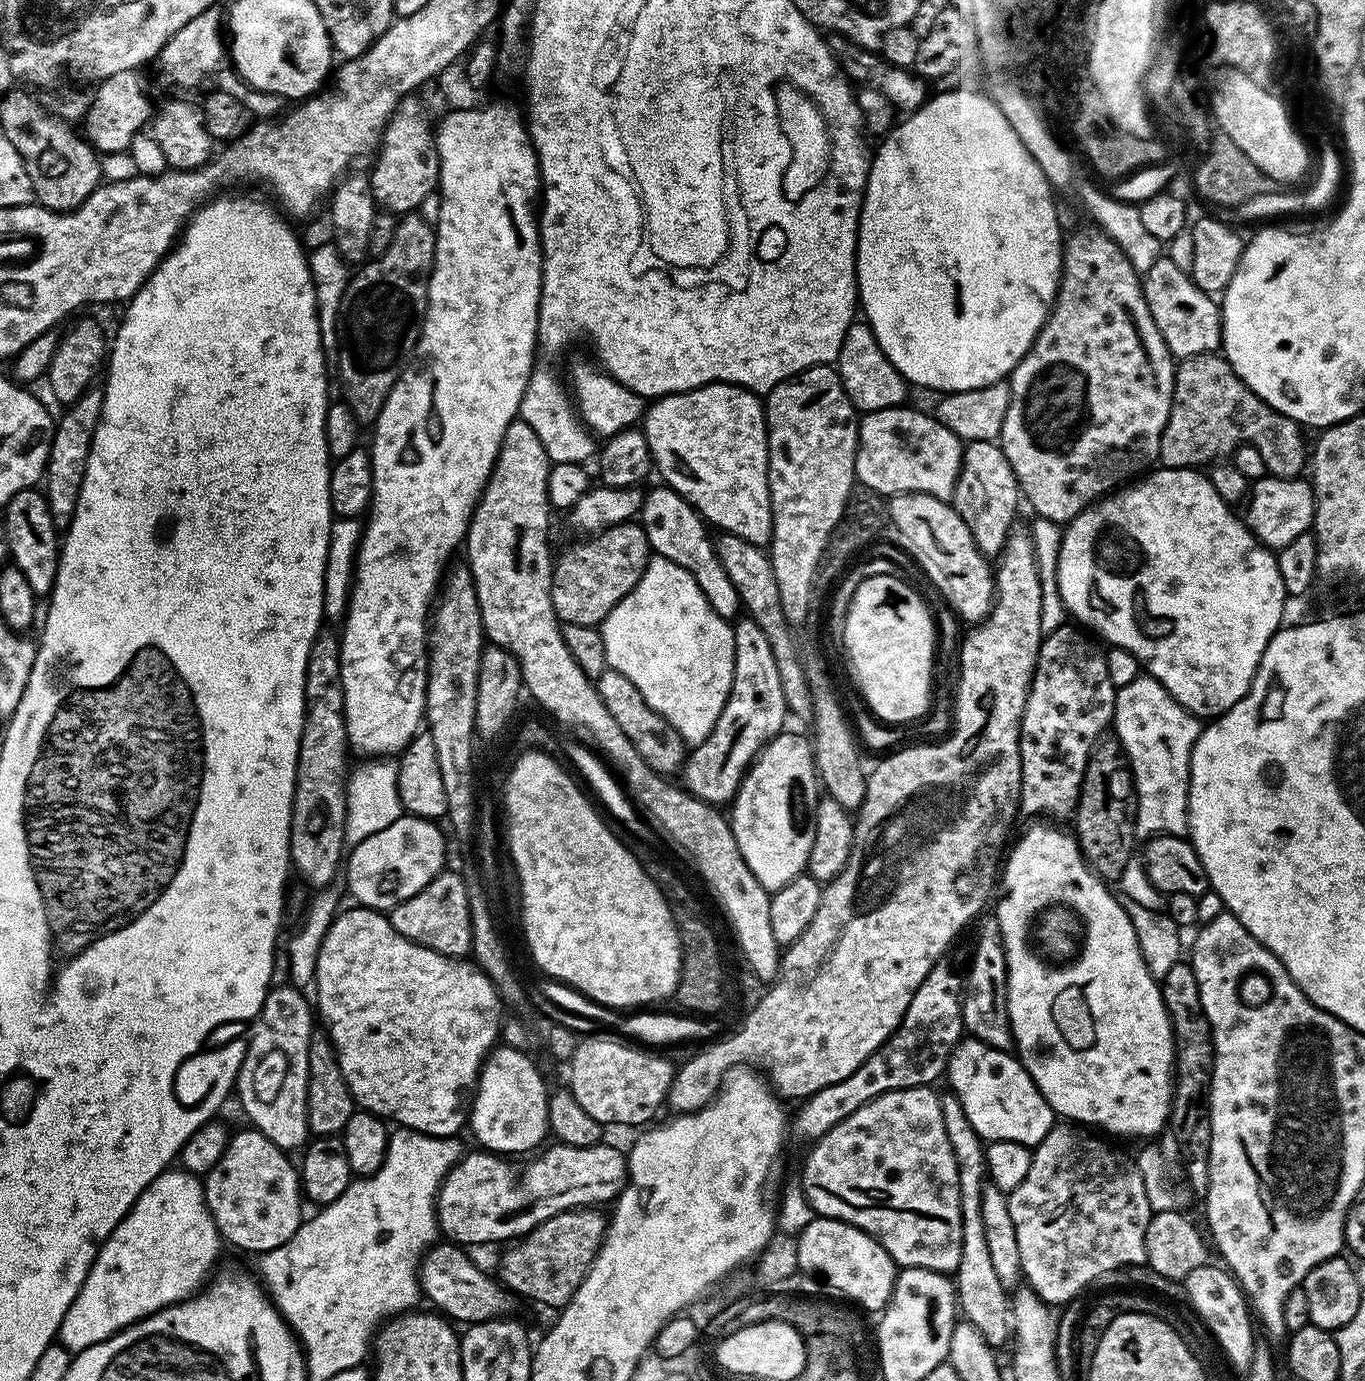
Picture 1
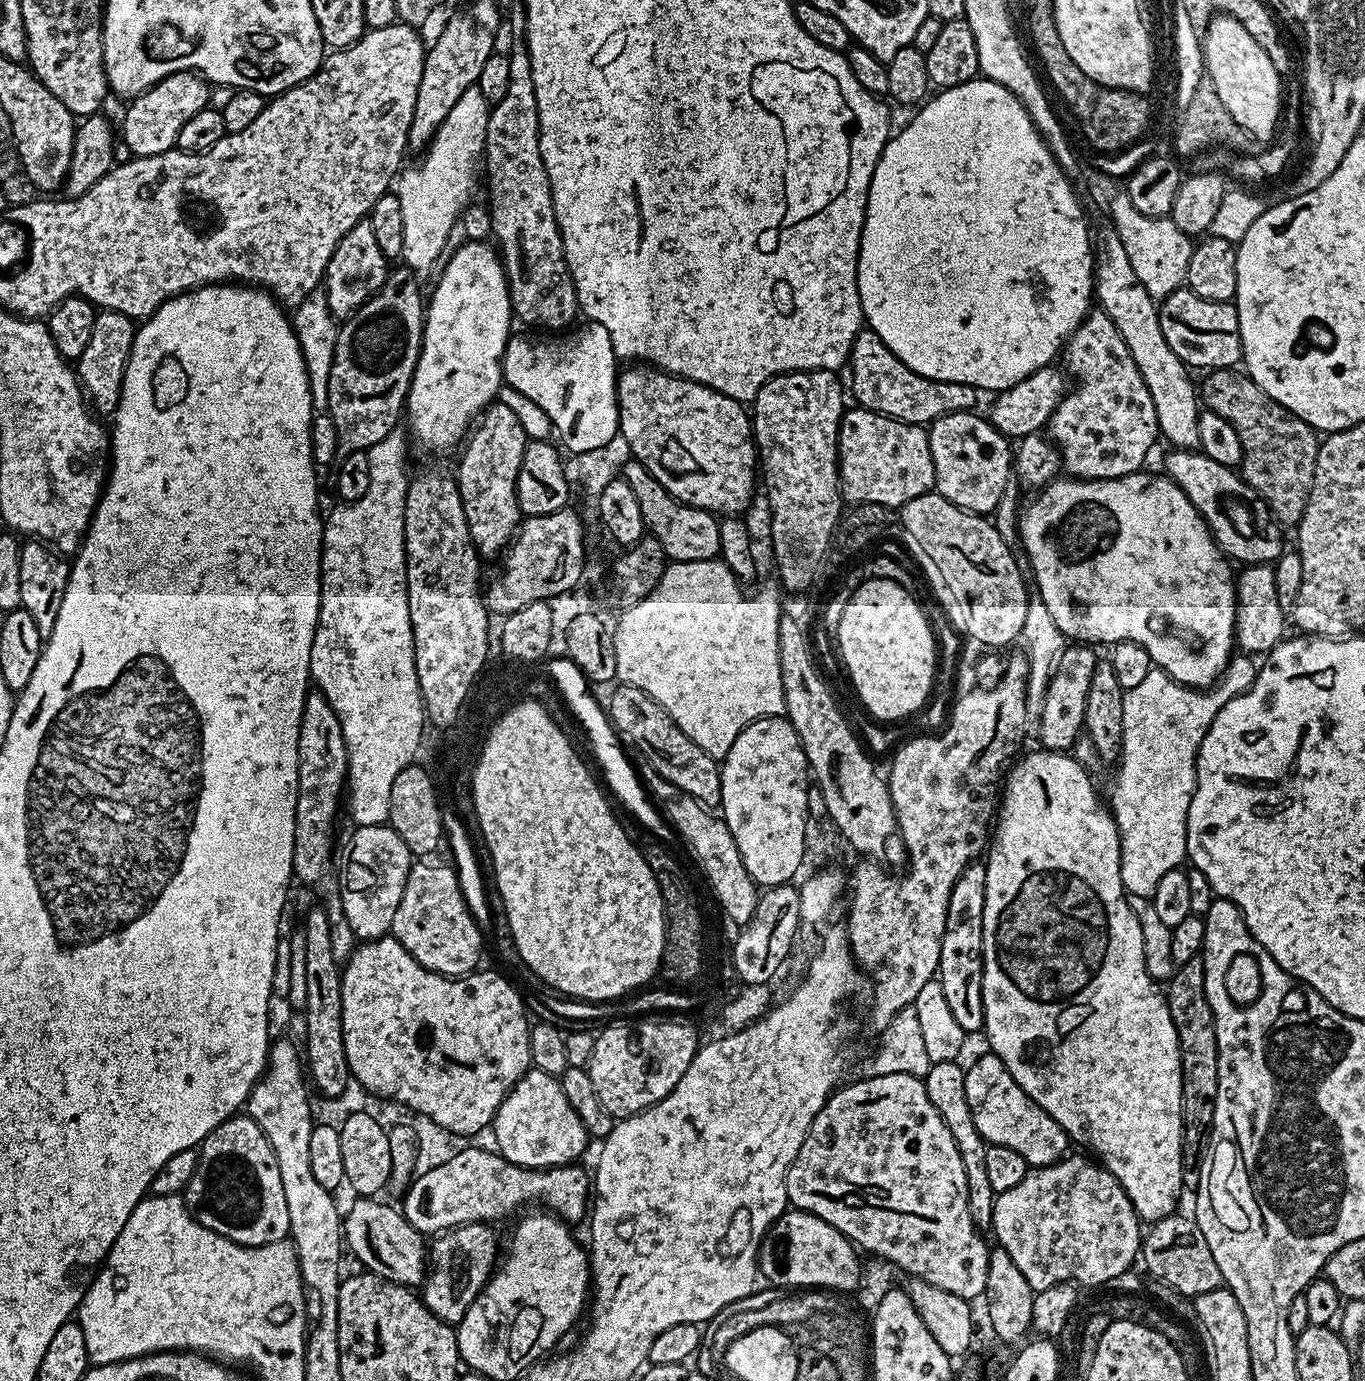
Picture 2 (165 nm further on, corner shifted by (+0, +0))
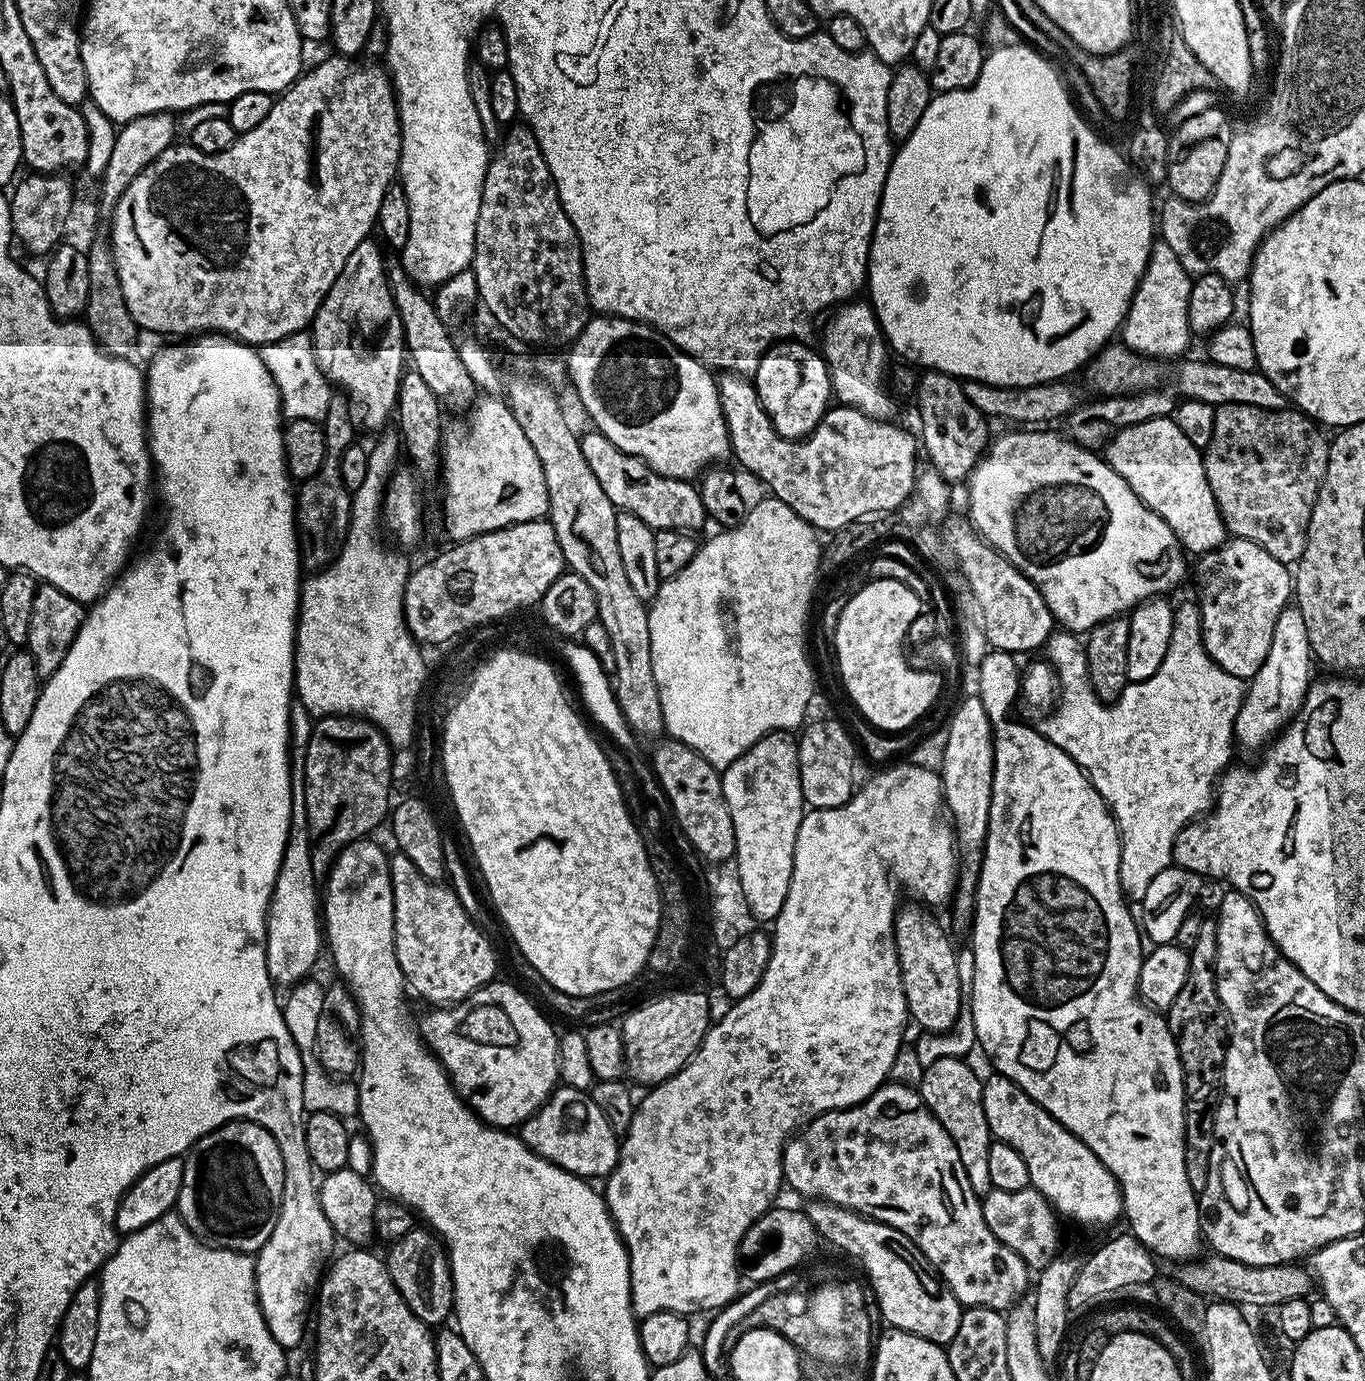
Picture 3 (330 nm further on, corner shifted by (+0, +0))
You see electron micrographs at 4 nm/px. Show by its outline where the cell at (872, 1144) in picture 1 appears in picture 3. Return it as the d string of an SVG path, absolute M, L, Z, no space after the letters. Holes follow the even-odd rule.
M884 1082L874 1094L863 1097L854 1107L822 1112L808 1121L803 1131L793 1135L784 1145L782 1176L787 1187L789 1184L807 1198L837 1204L906 1234L932 1263L932 1269L961 1306L1004 1312L1025 1295L1024 1291L1029 1291L1028 1263L986 1226L981 1197L970 1186L970 1178L966 1178L962 1158L958 1158L958 1146L954 1146L942 1122L938 1122L924 1105L915 1087Z

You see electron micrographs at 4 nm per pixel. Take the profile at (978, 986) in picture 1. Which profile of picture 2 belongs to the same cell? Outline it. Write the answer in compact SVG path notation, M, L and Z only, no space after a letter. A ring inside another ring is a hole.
M980 862L968 865L955 883L950 894L947 928L944 931L938 979L942 984L946 1002L952 1015L965 1034L979 1033L984 1026L982 1006L983 933L981 918L977 911L970 913L970 902L982 904L985 900L986 866Z

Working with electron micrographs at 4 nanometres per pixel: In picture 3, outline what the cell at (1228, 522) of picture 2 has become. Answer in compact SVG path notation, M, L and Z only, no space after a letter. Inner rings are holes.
M1171 415L1154 418L1152 421L1138 422L1137 425L1119 429L1103 449L1102 456L1107 460L1108 465L1124 479L1126 486L1130 486L1134 494L1138 494L1140 501L1150 510L1154 510L1154 514L1158 514L1158 518L1162 518L1162 522L1166 522L1170 530L1174 530L1180 547L1185 553L1212 552L1225 543L1224 519L1214 502L1210 482L1206 482L1206 470L1201 449L1196 448L1194 442L1186 438L1186 434L1182 434L1182 430L1179 429Z

